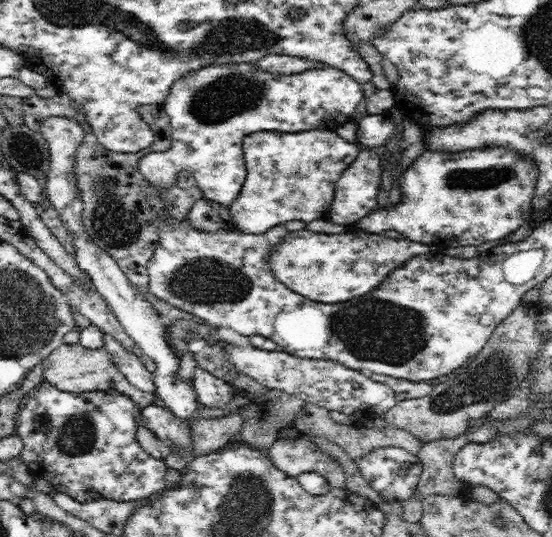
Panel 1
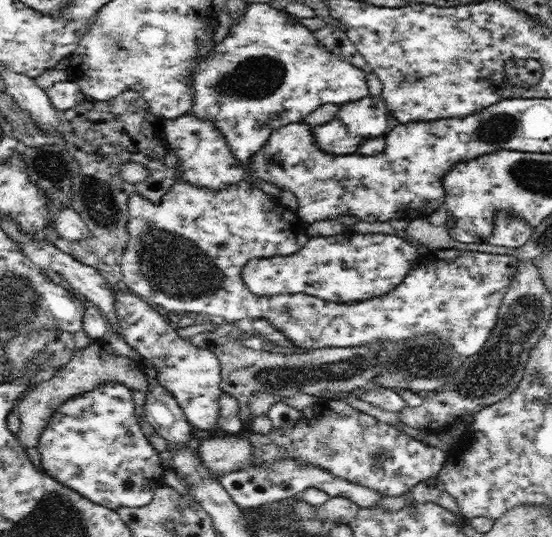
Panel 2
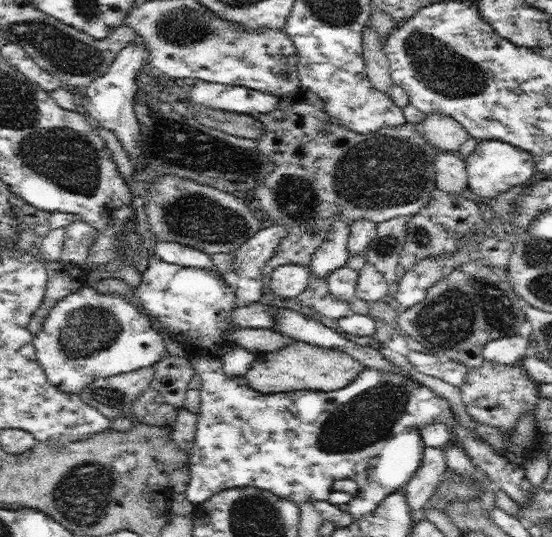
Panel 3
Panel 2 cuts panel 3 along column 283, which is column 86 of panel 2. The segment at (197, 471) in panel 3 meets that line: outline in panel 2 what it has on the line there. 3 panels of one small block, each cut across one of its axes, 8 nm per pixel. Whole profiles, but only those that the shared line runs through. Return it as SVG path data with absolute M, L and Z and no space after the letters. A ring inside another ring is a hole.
M106 382L84 394L70 397L52 414L48 426L40 436L37 449L42 459L41 470L63 486L88 497L100 506L113 509L121 507L139 508L150 504L156 490L167 484L169 471L160 464L159 452L142 432L135 415L135 402L131 390L120 382Z

